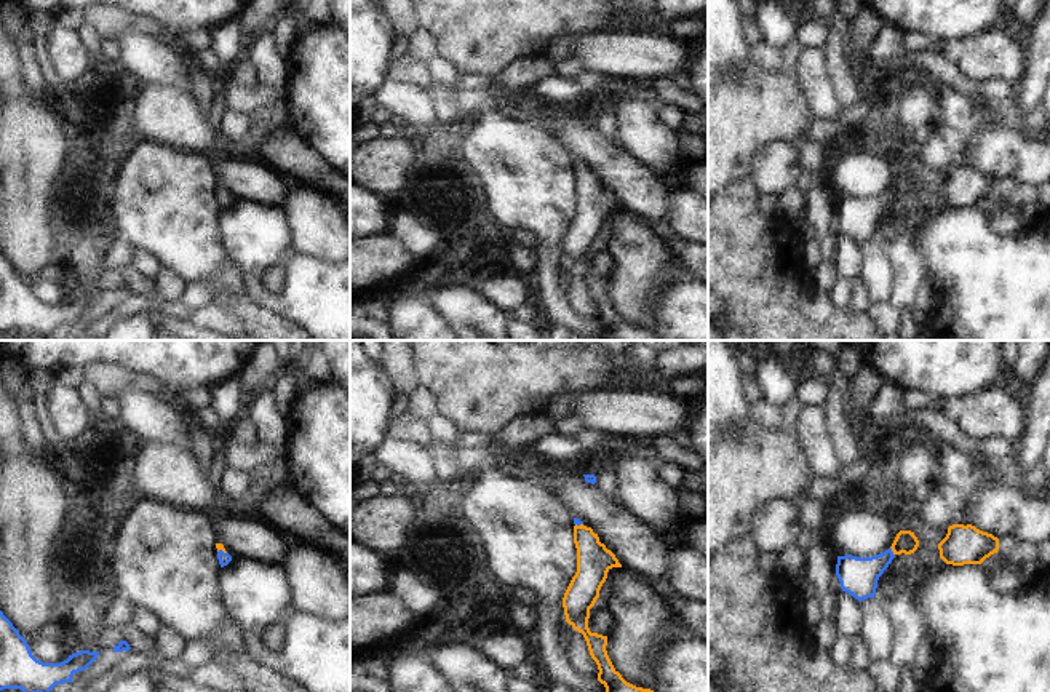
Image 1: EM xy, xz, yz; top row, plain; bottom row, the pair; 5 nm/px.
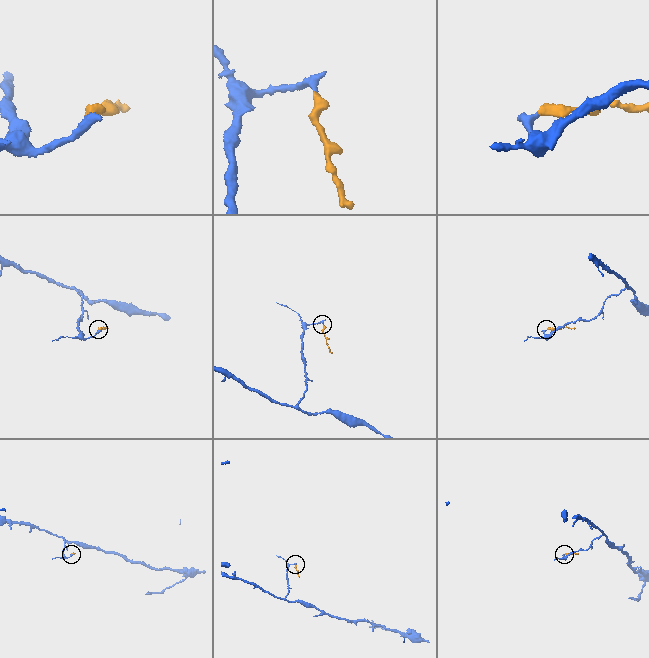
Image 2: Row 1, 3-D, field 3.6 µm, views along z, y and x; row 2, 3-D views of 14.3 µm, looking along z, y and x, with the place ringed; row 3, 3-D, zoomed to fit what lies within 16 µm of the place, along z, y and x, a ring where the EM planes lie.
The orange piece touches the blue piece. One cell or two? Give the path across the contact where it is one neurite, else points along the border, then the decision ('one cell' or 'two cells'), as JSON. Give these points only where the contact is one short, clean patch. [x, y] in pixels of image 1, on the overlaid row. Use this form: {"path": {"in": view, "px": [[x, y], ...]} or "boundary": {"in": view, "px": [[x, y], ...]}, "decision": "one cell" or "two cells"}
{"path": {"in": "yz", "px": [[905, 542], [892, 550], [859, 577]]}, "decision": "one cell"}

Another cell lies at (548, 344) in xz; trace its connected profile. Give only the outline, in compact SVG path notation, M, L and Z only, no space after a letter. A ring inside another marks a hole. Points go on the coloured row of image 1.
M521 340L524 344L540 345L553 350L582 350L582 344L579 340Z

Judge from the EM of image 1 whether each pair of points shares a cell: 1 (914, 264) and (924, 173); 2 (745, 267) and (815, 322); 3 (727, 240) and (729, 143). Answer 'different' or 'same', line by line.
1: same
2: same
3: different

